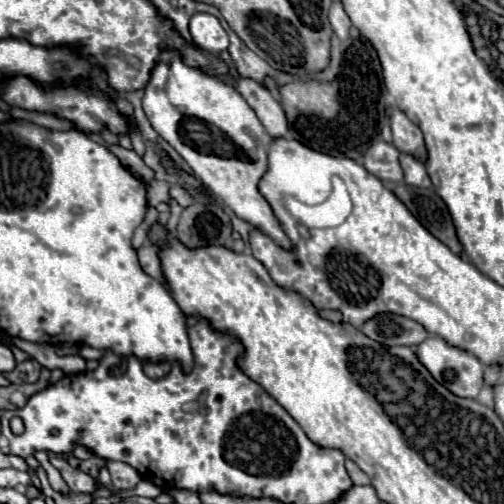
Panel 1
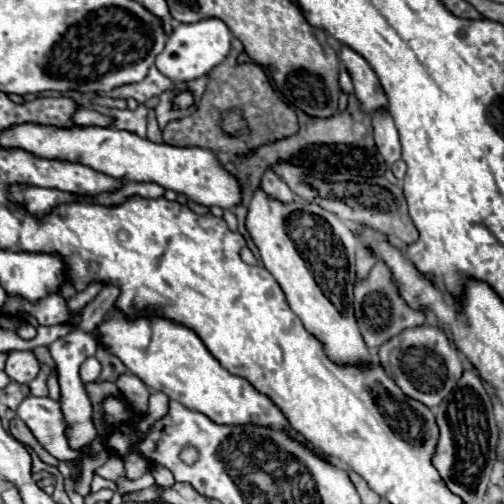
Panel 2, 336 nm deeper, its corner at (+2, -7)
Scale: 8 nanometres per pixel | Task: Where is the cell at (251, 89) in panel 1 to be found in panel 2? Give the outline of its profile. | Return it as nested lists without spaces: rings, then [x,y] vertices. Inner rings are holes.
[[[274,170],[264,172],[262,188],[268,192],[268,196],[272,196],[276,200],[292,200],[294,198],[294,192],[288,188],[288,184]]]

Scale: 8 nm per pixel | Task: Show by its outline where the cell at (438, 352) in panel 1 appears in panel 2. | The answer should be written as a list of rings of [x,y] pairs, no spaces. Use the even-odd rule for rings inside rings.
[[[438,326],[408,328],[408,332],[402,332],[400,336],[388,340],[388,344],[382,344],[378,358],[384,364],[386,372],[396,380],[396,384],[400,384],[402,392],[420,400],[422,404],[428,404],[428,408],[436,408],[456,386],[464,372],[460,354]]]

